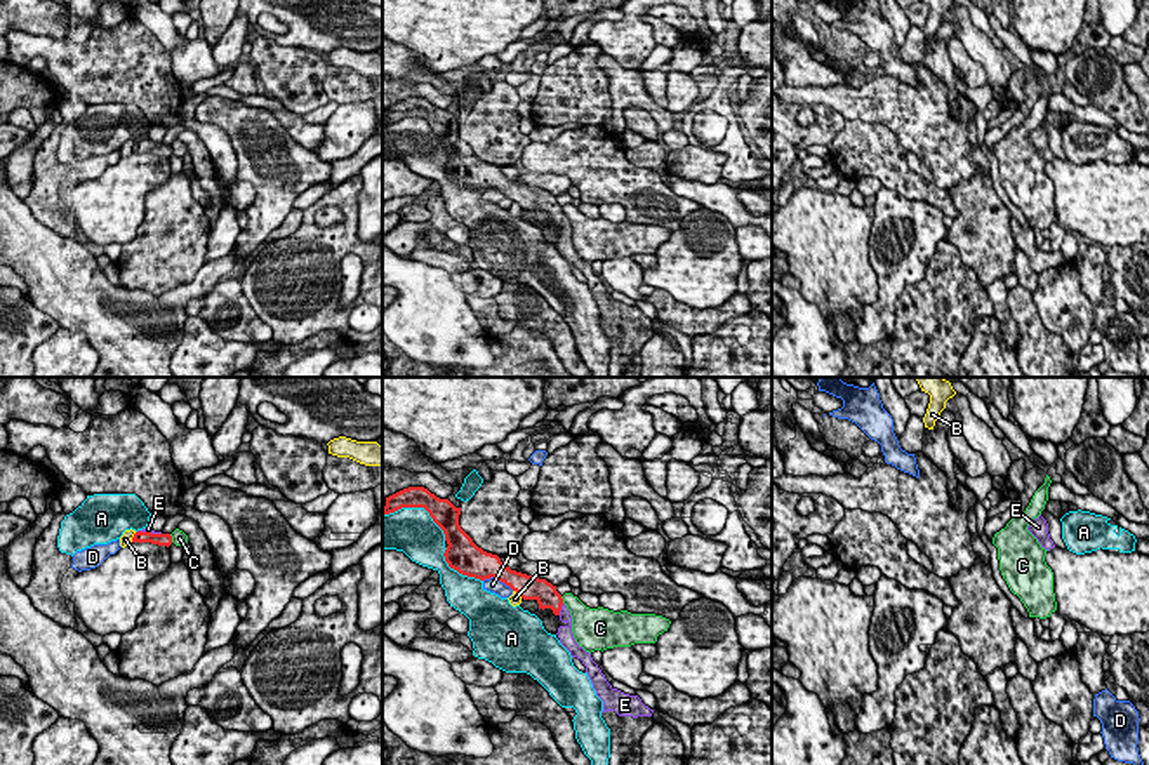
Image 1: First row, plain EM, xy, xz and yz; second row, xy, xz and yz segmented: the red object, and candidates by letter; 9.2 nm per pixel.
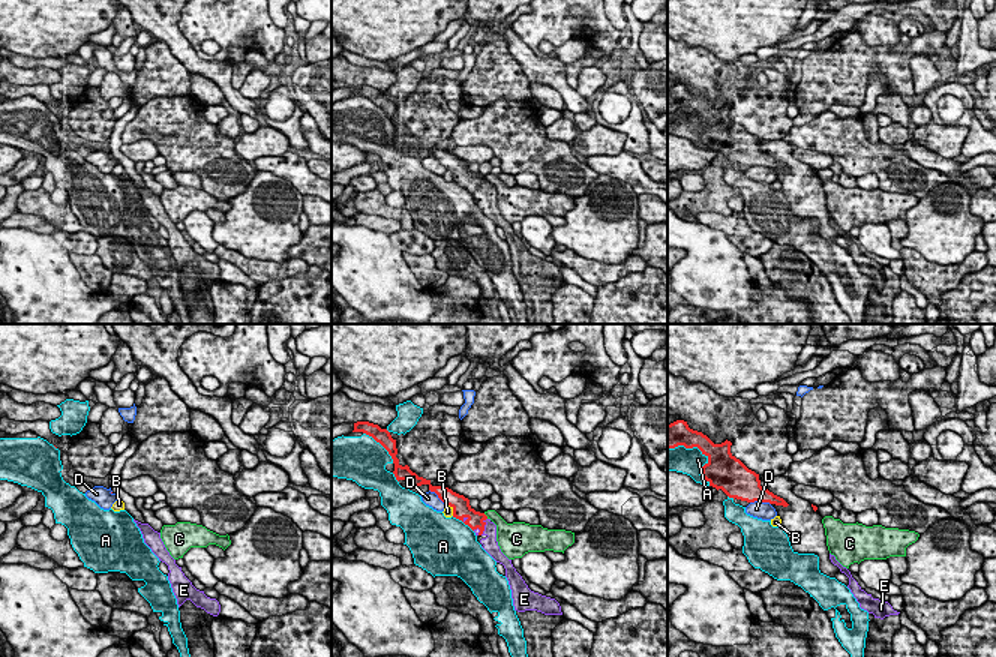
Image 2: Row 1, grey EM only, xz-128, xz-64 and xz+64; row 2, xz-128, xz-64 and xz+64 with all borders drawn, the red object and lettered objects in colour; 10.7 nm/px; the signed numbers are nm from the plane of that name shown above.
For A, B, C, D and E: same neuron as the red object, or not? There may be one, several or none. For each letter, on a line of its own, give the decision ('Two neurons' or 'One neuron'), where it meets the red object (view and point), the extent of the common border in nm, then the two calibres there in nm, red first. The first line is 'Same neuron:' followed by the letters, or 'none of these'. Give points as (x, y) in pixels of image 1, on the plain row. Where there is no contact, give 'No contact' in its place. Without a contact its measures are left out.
Same neuron: E
A: Two neurons. Touches red at xz (419, 117). Shared border 650 nm. Thickness 240 nm (red) against 420 nm
B: Two neurons. Touches red at xy (132, 148). Shared border 110 nm. Thickness 100 nm (red) against 120 nm
C: Two neurons. Touches red at xy (171, 148). Shared border 90 nm. Thickness 130 nm (red) against 140 nm
D: Two neurons. Touches red at xz (499, 190). Shared border 300 nm. Thickness 280 nm (red) against 140 nm
E: One neuron. Touches red at xz (560, 219). Shared border 120 nm. Thickness 220 nm (red) against 140 nm

